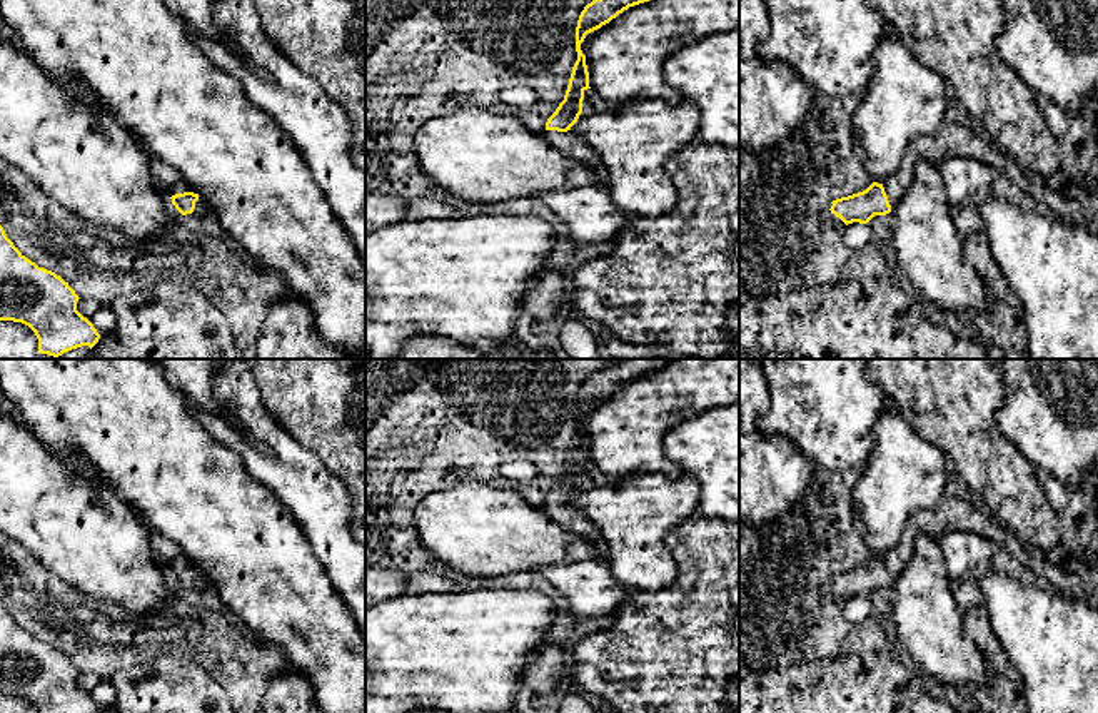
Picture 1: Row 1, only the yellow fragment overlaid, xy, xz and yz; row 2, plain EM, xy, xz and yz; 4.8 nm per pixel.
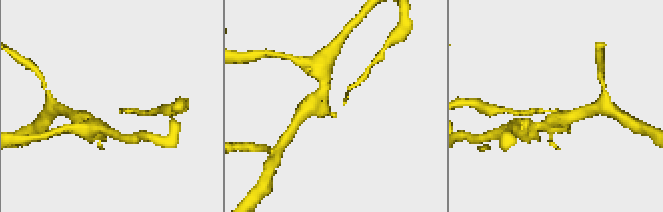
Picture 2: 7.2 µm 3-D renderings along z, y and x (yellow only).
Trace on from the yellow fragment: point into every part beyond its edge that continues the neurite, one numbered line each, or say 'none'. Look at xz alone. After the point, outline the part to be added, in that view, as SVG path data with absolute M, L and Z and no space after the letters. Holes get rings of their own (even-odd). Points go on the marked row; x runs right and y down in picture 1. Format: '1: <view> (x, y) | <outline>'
1: xz (568, 142) | M544 129L541 134L542 134L542 139L549 145L552 145L554 149L557 149L562 154L571 155L572 159L581 160L586 165L592 167L601 177L599 185L609 184L609 175L607 175L607 170L604 169L604 165L601 162L601 157L581 137L577 137L571 130L557 132L557 130L546 130Z

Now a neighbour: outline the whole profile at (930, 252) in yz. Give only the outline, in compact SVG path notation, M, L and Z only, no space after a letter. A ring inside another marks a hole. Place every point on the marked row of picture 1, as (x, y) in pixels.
M928 159L914 165L909 187L889 212L894 217L893 245L894 265L909 279L911 286L936 307L958 314L970 322L973 312L990 307L990 296L975 269L966 262L963 237L954 227L943 180L938 167Z

